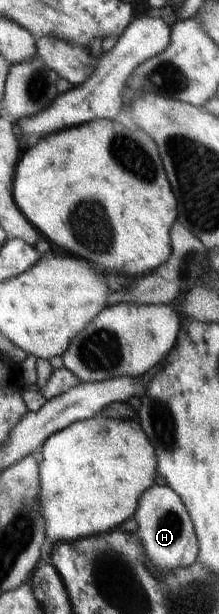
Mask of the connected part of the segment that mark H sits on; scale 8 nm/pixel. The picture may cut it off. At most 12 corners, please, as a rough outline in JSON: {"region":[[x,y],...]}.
{"region":[[174,489],[142,493],[136,535],[159,571],[198,561],[194,523]]}

